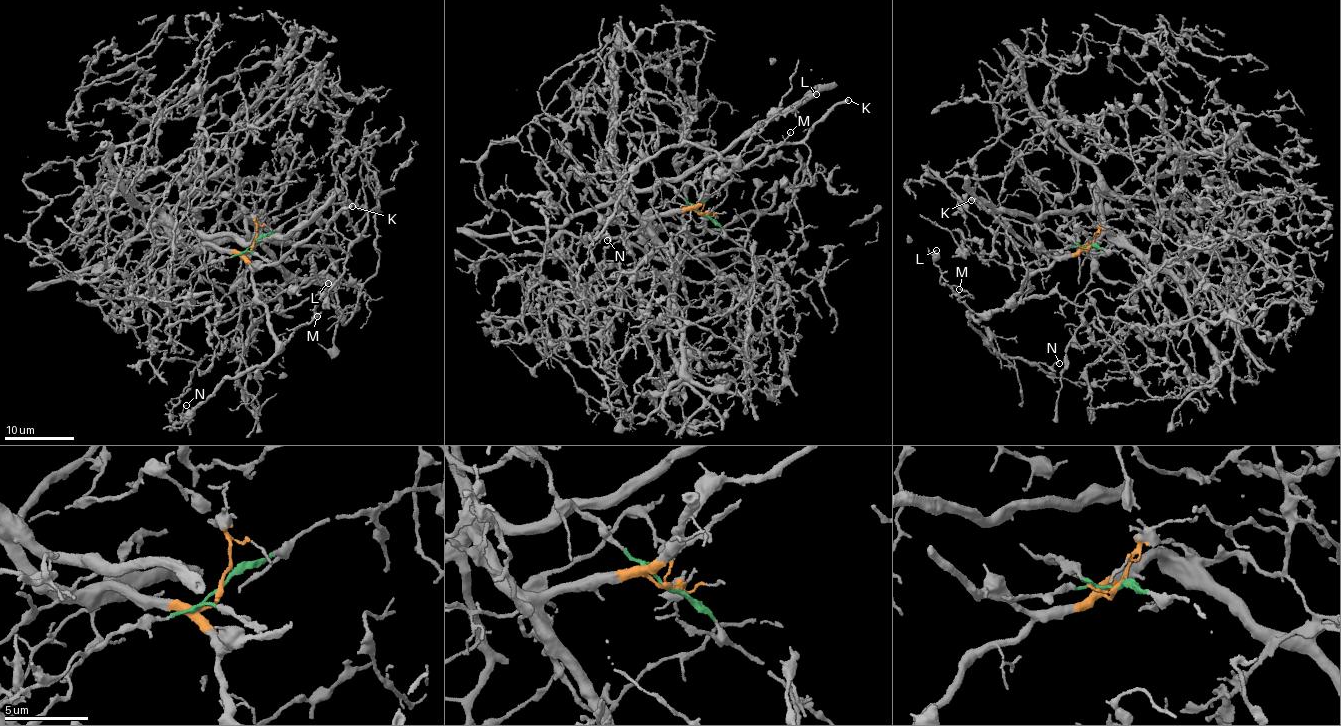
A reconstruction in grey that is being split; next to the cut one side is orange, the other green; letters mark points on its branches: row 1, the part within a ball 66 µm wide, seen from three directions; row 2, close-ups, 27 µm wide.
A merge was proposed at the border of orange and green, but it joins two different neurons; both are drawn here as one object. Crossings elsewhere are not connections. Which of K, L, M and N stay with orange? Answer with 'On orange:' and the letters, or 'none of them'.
On orange: K, L, M, N

